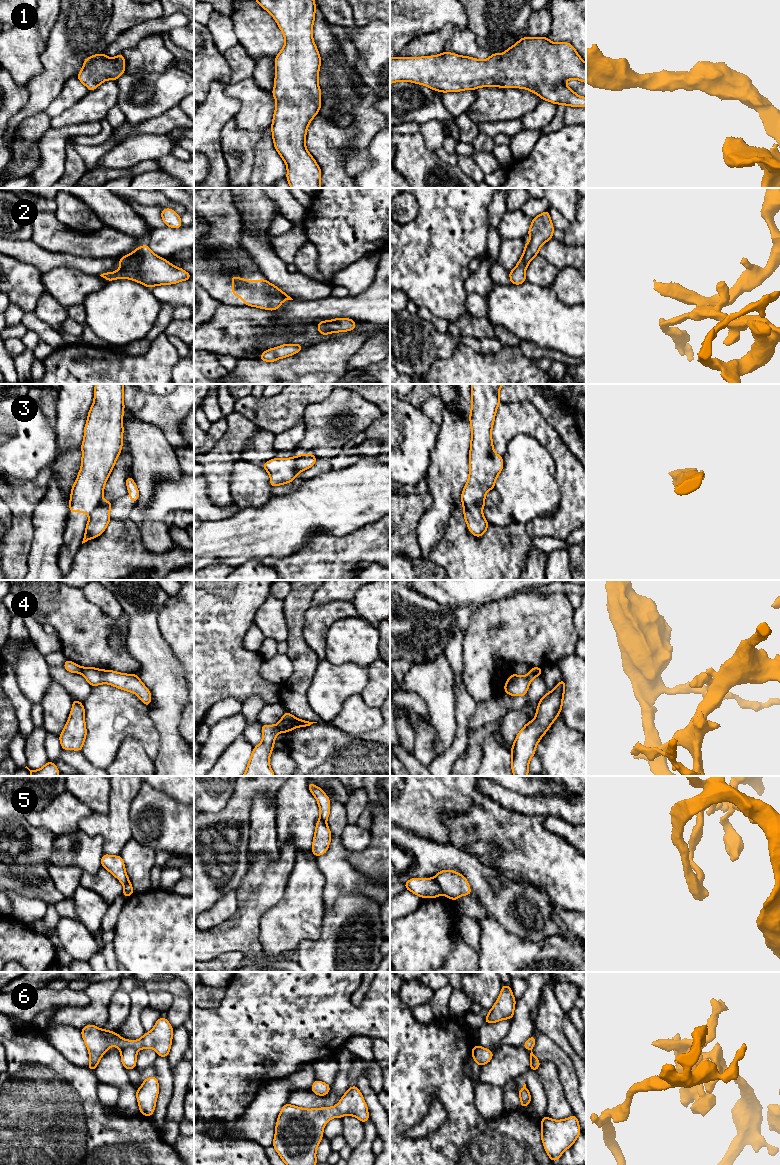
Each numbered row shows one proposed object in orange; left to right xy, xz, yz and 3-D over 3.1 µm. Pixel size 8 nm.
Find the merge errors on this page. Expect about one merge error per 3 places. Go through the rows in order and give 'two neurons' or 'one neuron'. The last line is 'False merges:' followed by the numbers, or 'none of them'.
1: one neuron
2: one neuron
3: two neurons
4: two neurons
5: two neurons
6: one neuron
False merges: 3, 4, 5

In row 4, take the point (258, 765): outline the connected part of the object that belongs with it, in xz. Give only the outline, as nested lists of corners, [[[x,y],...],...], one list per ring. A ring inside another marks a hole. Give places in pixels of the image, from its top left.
[[[262,724],[262,742],[254,747],[247,769],[242,776],[275,776],[269,759],[279,732],[277,725]]]

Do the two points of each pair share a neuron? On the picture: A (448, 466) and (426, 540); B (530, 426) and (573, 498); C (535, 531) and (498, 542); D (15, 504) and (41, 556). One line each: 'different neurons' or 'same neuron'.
A: same neuron
B: same neuron
C: different neurons
D: different neurons

